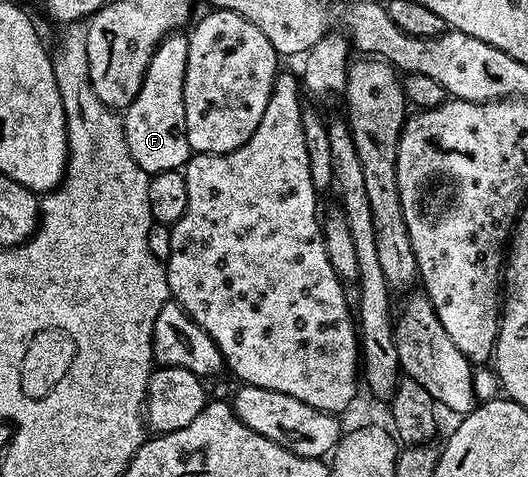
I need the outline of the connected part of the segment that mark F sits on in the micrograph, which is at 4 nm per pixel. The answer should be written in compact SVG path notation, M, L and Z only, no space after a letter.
M184 31L171 32L151 54L143 86L123 112L125 137L131 158L147 173L175 172L184 169L190 158L187 118L183 106L183 82L187 74L189 37Z

